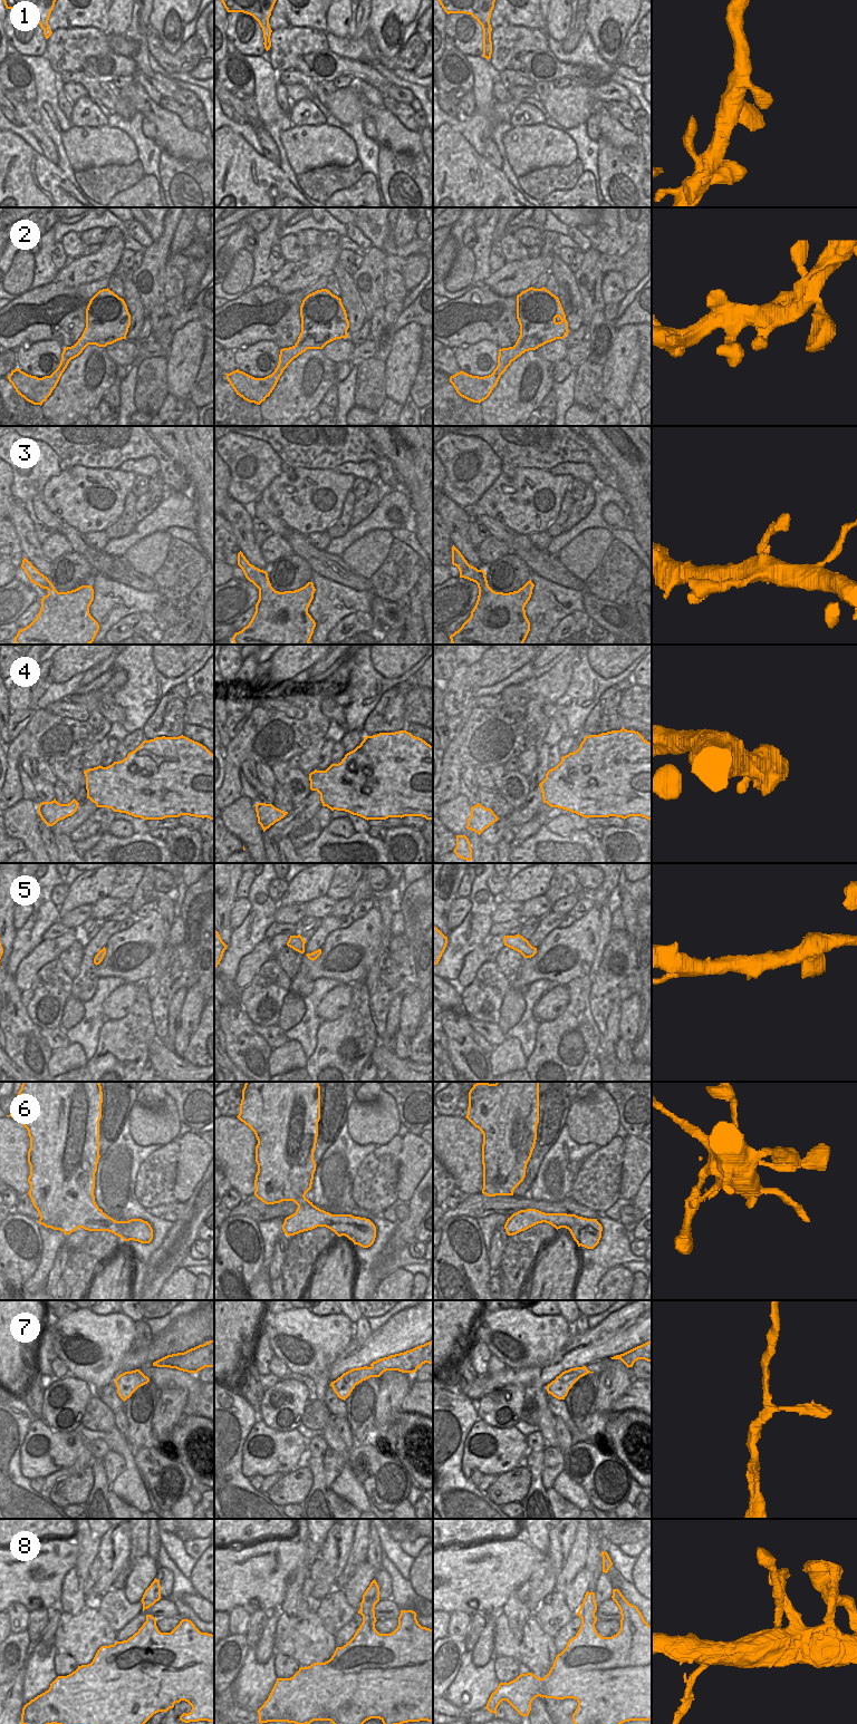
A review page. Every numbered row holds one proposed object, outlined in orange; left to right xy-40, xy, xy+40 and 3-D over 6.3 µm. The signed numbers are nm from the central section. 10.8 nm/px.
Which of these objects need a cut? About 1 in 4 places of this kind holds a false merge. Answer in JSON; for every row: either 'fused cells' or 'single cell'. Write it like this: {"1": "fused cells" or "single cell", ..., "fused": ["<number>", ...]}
{"1": "single cell", "2": "single cell", "3": "single cell", "4": "single cell", "5": "single cell", "6": "single cell", "7": "single cell", "8": "single cell", "fused": []}

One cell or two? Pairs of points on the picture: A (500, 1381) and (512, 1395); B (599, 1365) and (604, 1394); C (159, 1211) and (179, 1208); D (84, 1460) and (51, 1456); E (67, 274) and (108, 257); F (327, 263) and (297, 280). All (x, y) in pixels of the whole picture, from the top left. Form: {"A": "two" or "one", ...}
{"A": "two", "B": "one", "C": "one", "D": "two", "E": "one", "F": "one"}

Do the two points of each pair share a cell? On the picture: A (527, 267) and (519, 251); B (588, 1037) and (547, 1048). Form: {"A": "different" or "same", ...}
{"A": "different", "B": "same"}

